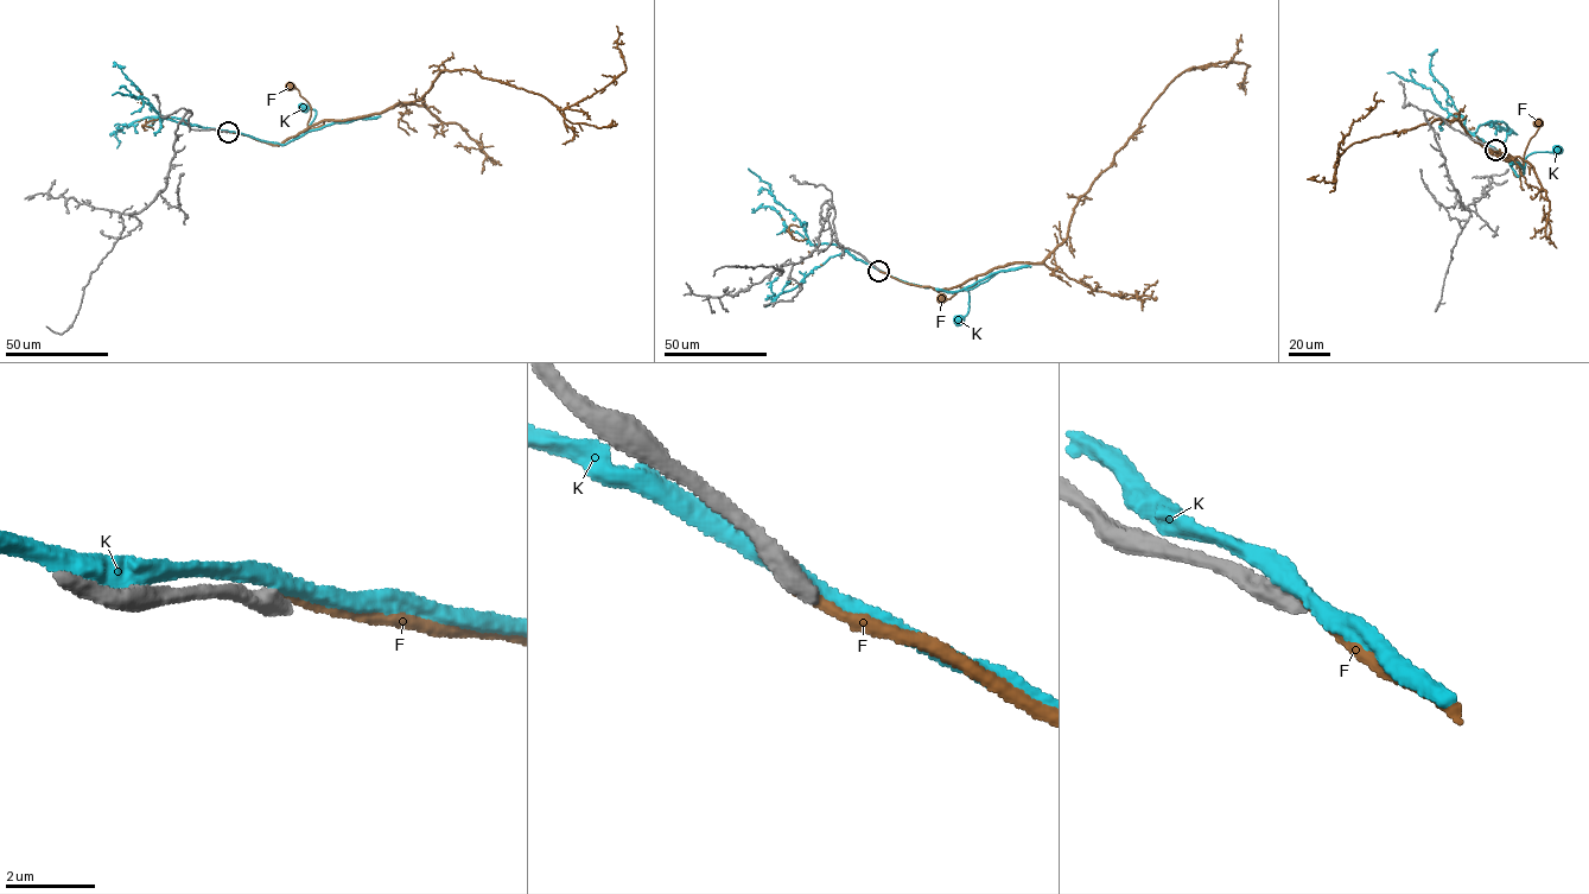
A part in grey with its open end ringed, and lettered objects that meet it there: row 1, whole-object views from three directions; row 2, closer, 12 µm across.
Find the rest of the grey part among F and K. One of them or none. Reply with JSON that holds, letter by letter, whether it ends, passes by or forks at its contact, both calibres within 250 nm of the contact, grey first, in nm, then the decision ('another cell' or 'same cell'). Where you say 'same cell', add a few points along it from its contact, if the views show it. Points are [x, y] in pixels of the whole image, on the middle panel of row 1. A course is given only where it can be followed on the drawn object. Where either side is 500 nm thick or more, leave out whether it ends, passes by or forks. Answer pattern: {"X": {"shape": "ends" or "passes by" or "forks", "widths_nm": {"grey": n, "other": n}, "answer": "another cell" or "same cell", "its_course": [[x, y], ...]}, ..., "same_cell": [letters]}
{"F": {"widths_nm": {"grey": 500, "other": 200}, "answer": "another cell"}, "K": {"widths_nm": {"grey": 600, "other": 420}, "answer": "another cell"}, "same_cell": []}

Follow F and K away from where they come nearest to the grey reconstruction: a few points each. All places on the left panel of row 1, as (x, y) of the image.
F: (227, 131), (279, 145), (324, 119), (324, 124), (309, 127), (311, 107), (298, 90), (288, 86)
K: (227, 131), (286, 144), (312, 131), (344, 121), (311, 130), (309, 125), (316, 112), (298, 106)

